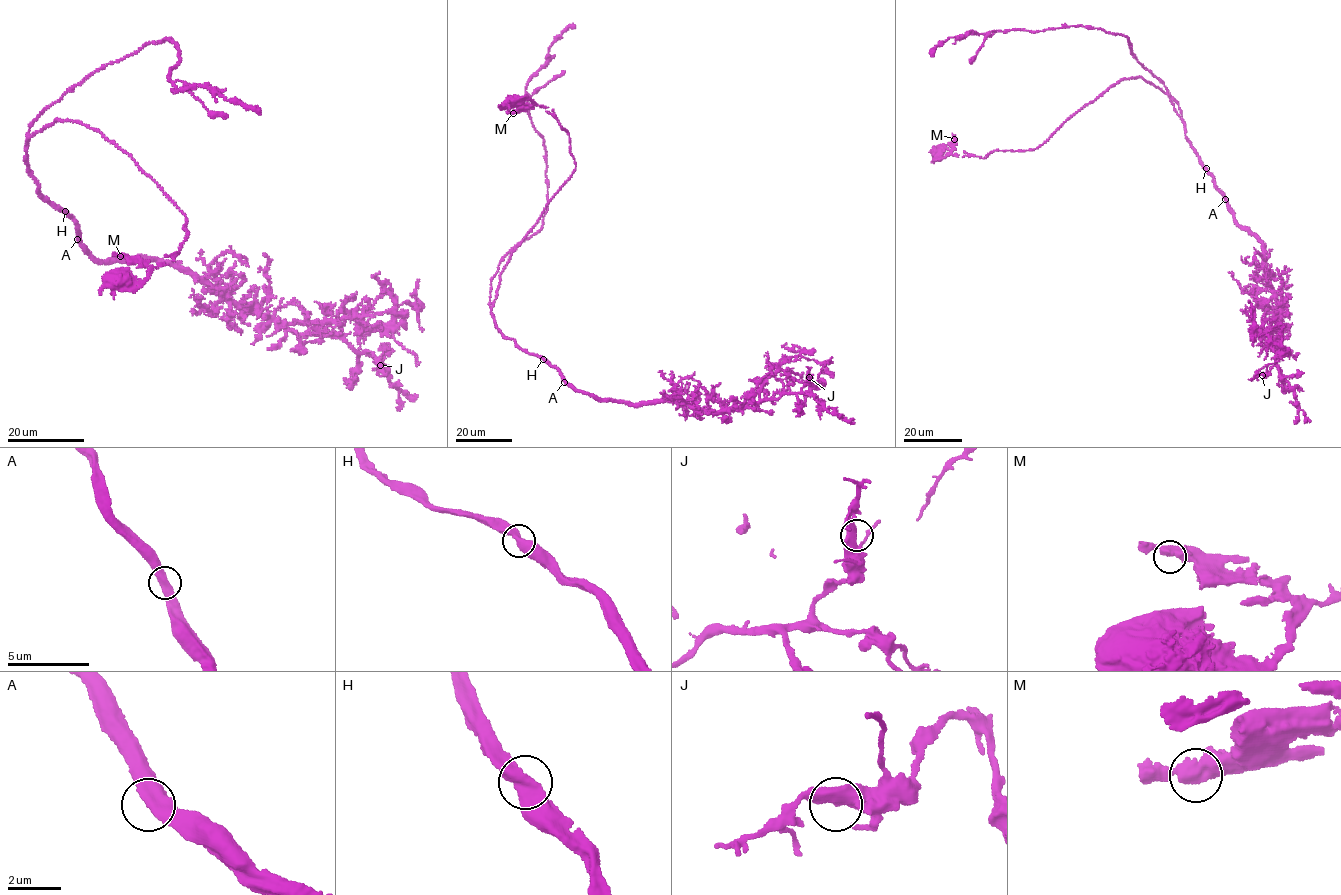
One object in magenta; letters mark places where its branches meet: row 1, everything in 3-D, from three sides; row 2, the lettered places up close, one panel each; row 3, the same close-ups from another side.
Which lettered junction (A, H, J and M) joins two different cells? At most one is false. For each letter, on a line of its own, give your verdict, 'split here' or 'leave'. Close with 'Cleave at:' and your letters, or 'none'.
A: leave
H: leave
J: leave
M: leave
Cleave at: none

